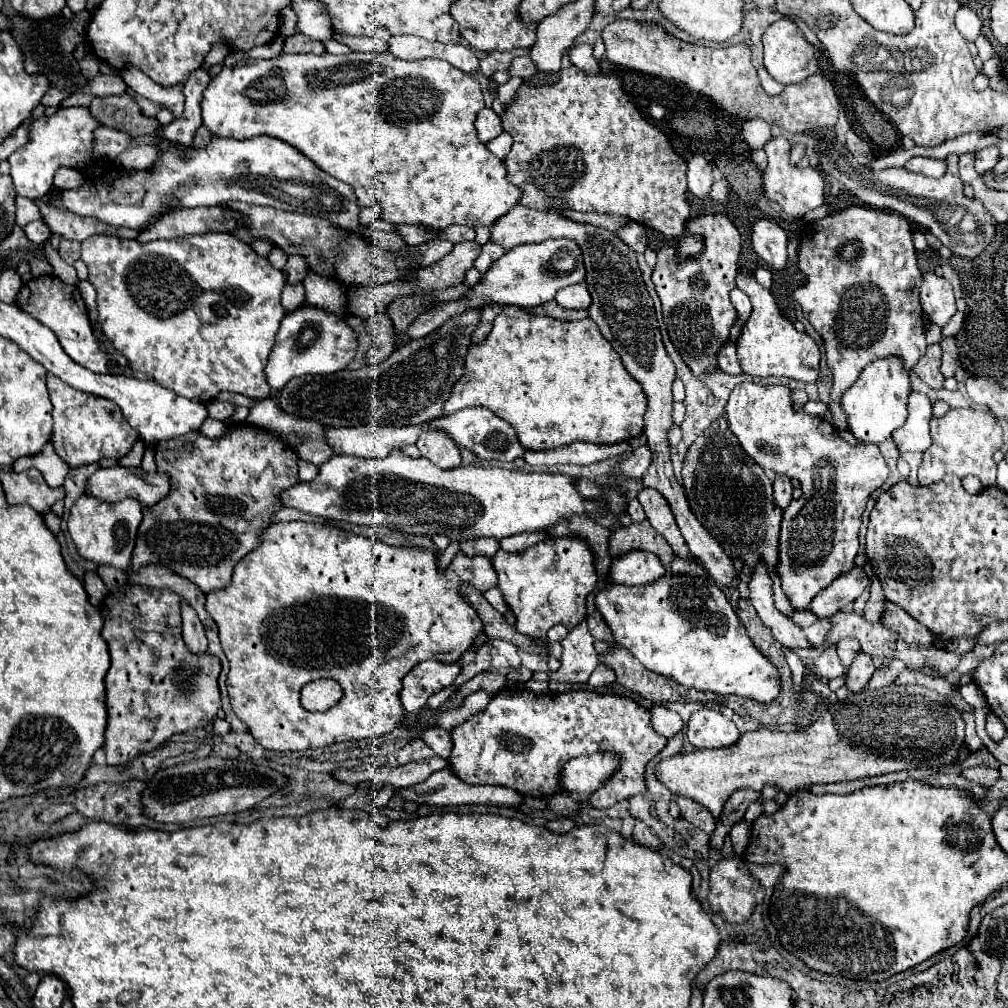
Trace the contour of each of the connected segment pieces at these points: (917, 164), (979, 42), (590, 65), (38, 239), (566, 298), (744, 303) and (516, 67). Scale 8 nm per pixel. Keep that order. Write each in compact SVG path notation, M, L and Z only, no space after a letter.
M914 156L905 164L905 168L914 174L940 178L946 172L946 162L936 158L926 158L926 156Z
M980 34L980 38L976 38L976 48L978 48L978 56L980 56L982 60L988 60L988 58L994 56L992 44L990 44L990 42L986 40L986 36L982 36L982 34Z
M580 44L580 46L570 48L570 62L578 70L582 70L582 72L586 72L590 76L596 76L598 74L598 62L594 60L592 46L588 46L588 44Z
M30 222L26 228L26 238L32 242L32 244L44 244L50 236L50 228L44 224L44 222Z
M582 282L582 284L572 284L572 286L566 286L564 290L560 290L560 294L556 294L556 302L562 308L586 310L592 304L592 298L588 294L588 286Z
M734 288L734 290L730 292L730 298L732 298L734 308L738 310L738 324L742 326L742 324L748 320L748 314L750 314L750 310L752 310L750 300L748 300L748 296L746 296L742 290L738 290L738 288Z
M530 56L514 58L514 60L512 60L512 64L510 64L510 68L508 68L508 74L510 74L510 78L518 76L518 78L526 80L526 78L530 78L532 74L536 74L536 66L532 64Z

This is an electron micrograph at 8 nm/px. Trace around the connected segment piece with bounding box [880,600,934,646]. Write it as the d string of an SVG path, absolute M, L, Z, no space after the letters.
M884 602L884 612L880 616L882 626L886 626L890 632L896 634L896 640L902 640L906 644L916 646L932 646L934 636L928 634L928 630L918 624L914 618L910 618L902 608L894 606L892 602Z

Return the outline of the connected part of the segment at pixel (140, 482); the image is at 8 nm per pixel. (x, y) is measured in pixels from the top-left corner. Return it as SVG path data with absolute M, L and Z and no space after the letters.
M100 468L96 470L84 488L84 494L96 498L98 502L120 502L124 498L138 498L142 508L152 506L154 502L162 500L170 490L170 482L164 474L144 474L136 468Z

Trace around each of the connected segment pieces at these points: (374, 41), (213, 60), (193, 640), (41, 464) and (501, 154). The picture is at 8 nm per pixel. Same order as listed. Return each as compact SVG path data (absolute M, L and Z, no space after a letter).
M336 34L332 36L334 40L346 44L352 50L364 50L364 52L384 52L388 50L388 44L378 40L378 38L370 38L370 36L348 36L348 34Z
M224 44L222 46L214 46L212 52L204 60L204 70L210 70L214 64L222 62L226 58L226 54L228 54L228 46L224 46Z
M182 604L182 624L184 624L182 626L184 628L182 638L184 638L184 644L188 646L188 650L192 654L196 654L196 656L206 654L206 646L208 646L206 632L204 632L196 612L190 606L186 606L186 604Z
M48 442L38 454L18 458L12 468L14 468L14 472L24 472L24 470L30 470L30 468L36 468L36 470L40 470L40 474L44 476L44 480L46 480L48 486L52 486L52 488L62 486L64 476L68 474L66 462L62 462L62 460L58 458L58 454L54 452L54 448L52 448L50 442Z
M502 132L498 138L494 138L492 142L488 142L488 150L490 150L494 156L498 156L500 160L504 160L504 158L508 156L510 146L512 146L512 138L510 138L508 132Z

